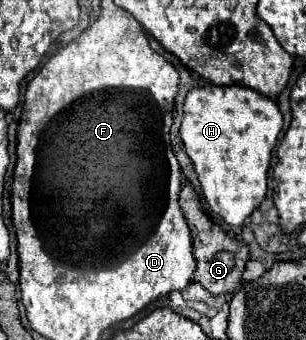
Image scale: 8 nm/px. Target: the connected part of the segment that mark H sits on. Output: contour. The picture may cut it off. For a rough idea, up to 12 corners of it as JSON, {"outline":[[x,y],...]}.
{"outline":[[252,88],[186,94],[180,138],[204,198],[242,226],[282,130]]}

